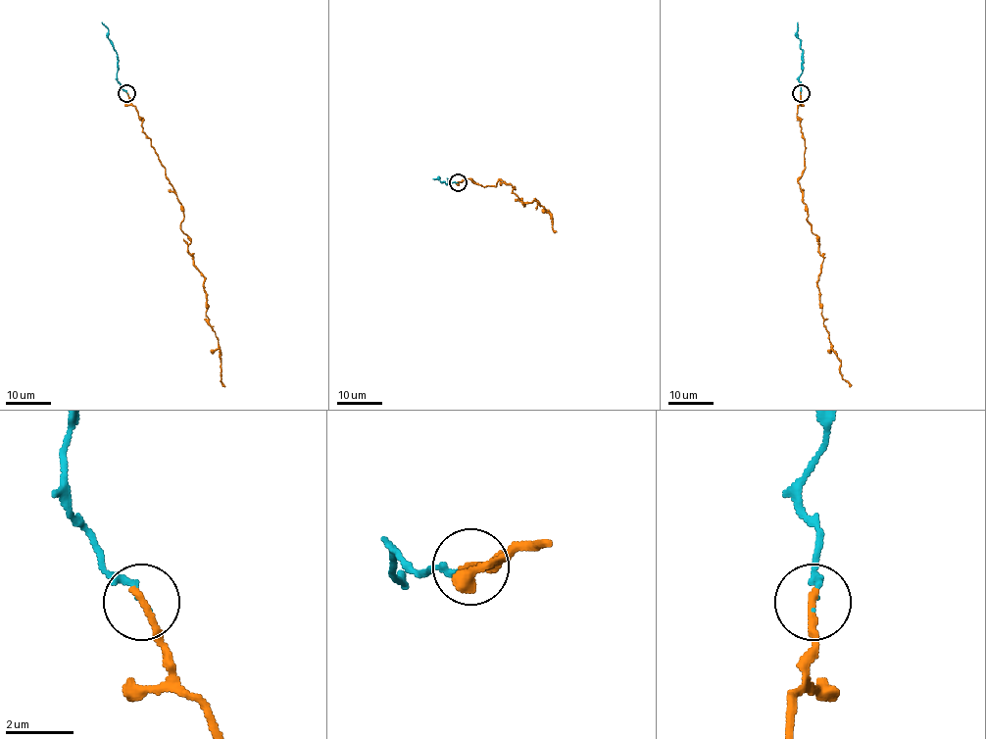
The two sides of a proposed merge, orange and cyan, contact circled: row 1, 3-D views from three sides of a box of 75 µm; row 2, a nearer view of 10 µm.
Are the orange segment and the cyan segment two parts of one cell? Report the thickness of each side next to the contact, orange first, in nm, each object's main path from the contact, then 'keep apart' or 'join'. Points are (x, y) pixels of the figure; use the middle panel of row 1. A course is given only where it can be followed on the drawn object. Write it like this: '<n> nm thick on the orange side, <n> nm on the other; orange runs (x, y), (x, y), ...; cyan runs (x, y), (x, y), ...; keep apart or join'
240 nm thick on the orange side, 170 nm on the other; orange runs (459, 181), (509, 184), (523, 205), (535, 198), (551, 213), (557, 232); cyan runs (458, 182), (448, 180), (448, 184), (432, 178); join

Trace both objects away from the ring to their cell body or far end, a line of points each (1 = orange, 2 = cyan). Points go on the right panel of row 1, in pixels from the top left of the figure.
1: (800, 93), (805, 168), (798, 182), (823, 257), (816, 287), (823, 325), (851, 386)
2: (801, 92), (799, 79), (803, 53), (797, 23)

